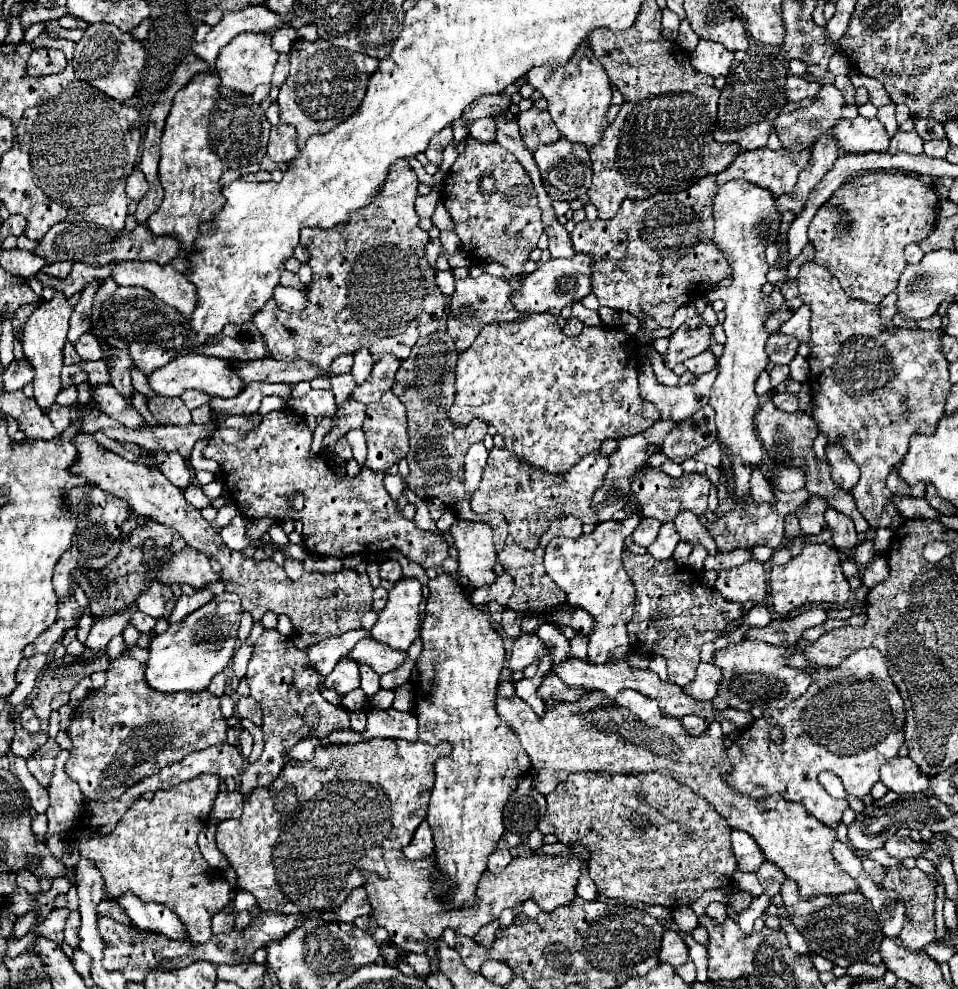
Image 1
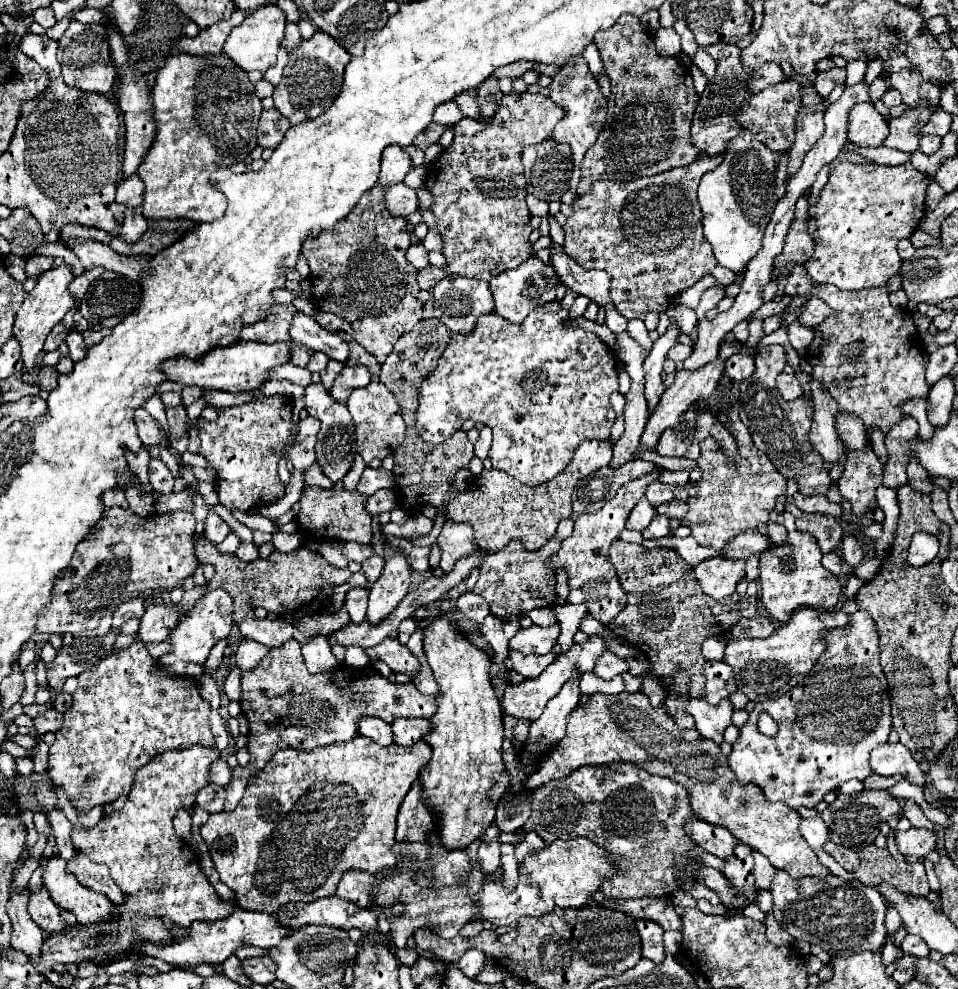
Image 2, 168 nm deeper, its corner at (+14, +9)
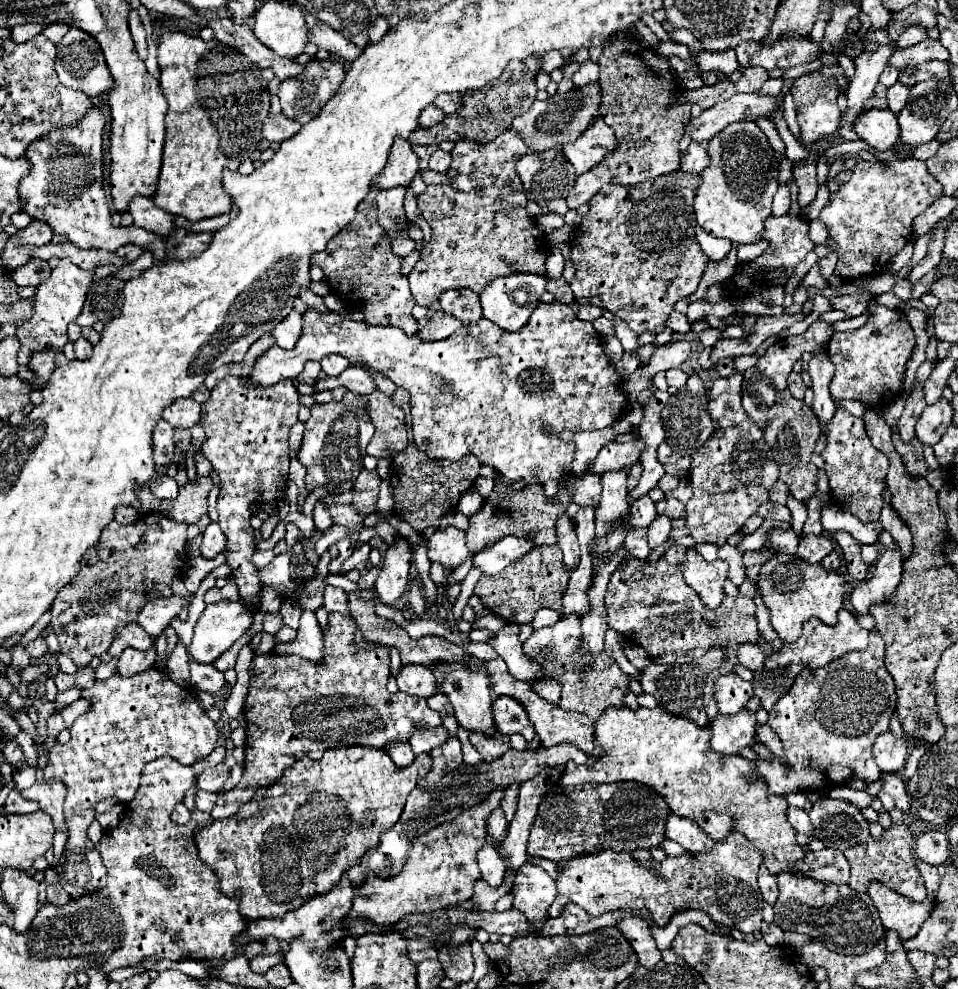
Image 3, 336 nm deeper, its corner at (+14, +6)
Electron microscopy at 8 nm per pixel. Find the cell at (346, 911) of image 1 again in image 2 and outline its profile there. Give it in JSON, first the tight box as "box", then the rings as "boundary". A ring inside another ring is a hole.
{"box":[336,869,378,907],"boundary":[[[350,869],[342,875],[336,895],[356,903],[358,907],[370,907],[374,901],[376,883],[378,883],[376,875],[370,875],[366,871],[358,871],[358,869]]]}

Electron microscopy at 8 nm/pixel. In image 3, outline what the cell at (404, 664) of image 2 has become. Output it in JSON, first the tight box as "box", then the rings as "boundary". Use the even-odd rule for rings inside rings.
{"box":[396,666,438,698],"boundary":[[[402,666],[396,674],[396,682],[402,692],[418,698],[428,698],[438,690],[436,678],[428,666]]]}

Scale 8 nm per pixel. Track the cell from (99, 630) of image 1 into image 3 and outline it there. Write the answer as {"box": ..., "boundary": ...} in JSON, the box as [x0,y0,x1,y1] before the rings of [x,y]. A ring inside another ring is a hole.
{"box":[138,596,190,638],"boundary":[[[170,596],[170,598],[158,598],[152,602],[146,602],[140,612],[138,612],[138,624],[152,636],[158,638],[162,634],[162,630],[170,624],[172,618],[178,616],[182,606],[188,606],[190,600],[188,598],[180,598],[180,596]]]}

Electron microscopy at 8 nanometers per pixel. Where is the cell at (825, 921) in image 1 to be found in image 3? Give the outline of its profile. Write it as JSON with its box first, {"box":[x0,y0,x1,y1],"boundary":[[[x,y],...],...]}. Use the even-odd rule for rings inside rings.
{"box":[774,872,884,954],"boundary":[[[788,872],[778,874],[774,924],[782,930],[800,932],[820,940],[828,950],[838,954],[864,954],[884,938],[884,926],[868,894],[854,892],[850,886],[836,886],[834,882],[812,882],[812,878],[800,878]]]}

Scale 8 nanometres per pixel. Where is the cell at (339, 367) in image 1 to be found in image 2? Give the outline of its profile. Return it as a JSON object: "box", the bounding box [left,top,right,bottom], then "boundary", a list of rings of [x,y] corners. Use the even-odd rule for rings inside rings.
{"box":[306,353,328,371],"boundary":[[[314,353],[314,355],[310,355],[312,359],[308,359],[308,365],[306,365],[306,369],[308,371],[322,371],[324,367],[326,367],[326,363],[328,363],[328,355],[324,355],[324,353]]]}

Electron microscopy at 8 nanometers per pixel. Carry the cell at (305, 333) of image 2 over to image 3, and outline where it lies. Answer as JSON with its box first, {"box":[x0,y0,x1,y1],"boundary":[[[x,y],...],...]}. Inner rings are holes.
{"box":[272,310,304,350],"boundary":[[[292,310],[292,314],[288,314],[288,316],[272,330],[272,334],[274,334],[274,338],[276,338],[276,344],[278,344],[280,348],[290,350],[290,348],[298,342],[298,338],[300,338],[302,324],[304,324],[302,314],[296,312],[296,310]]]}

